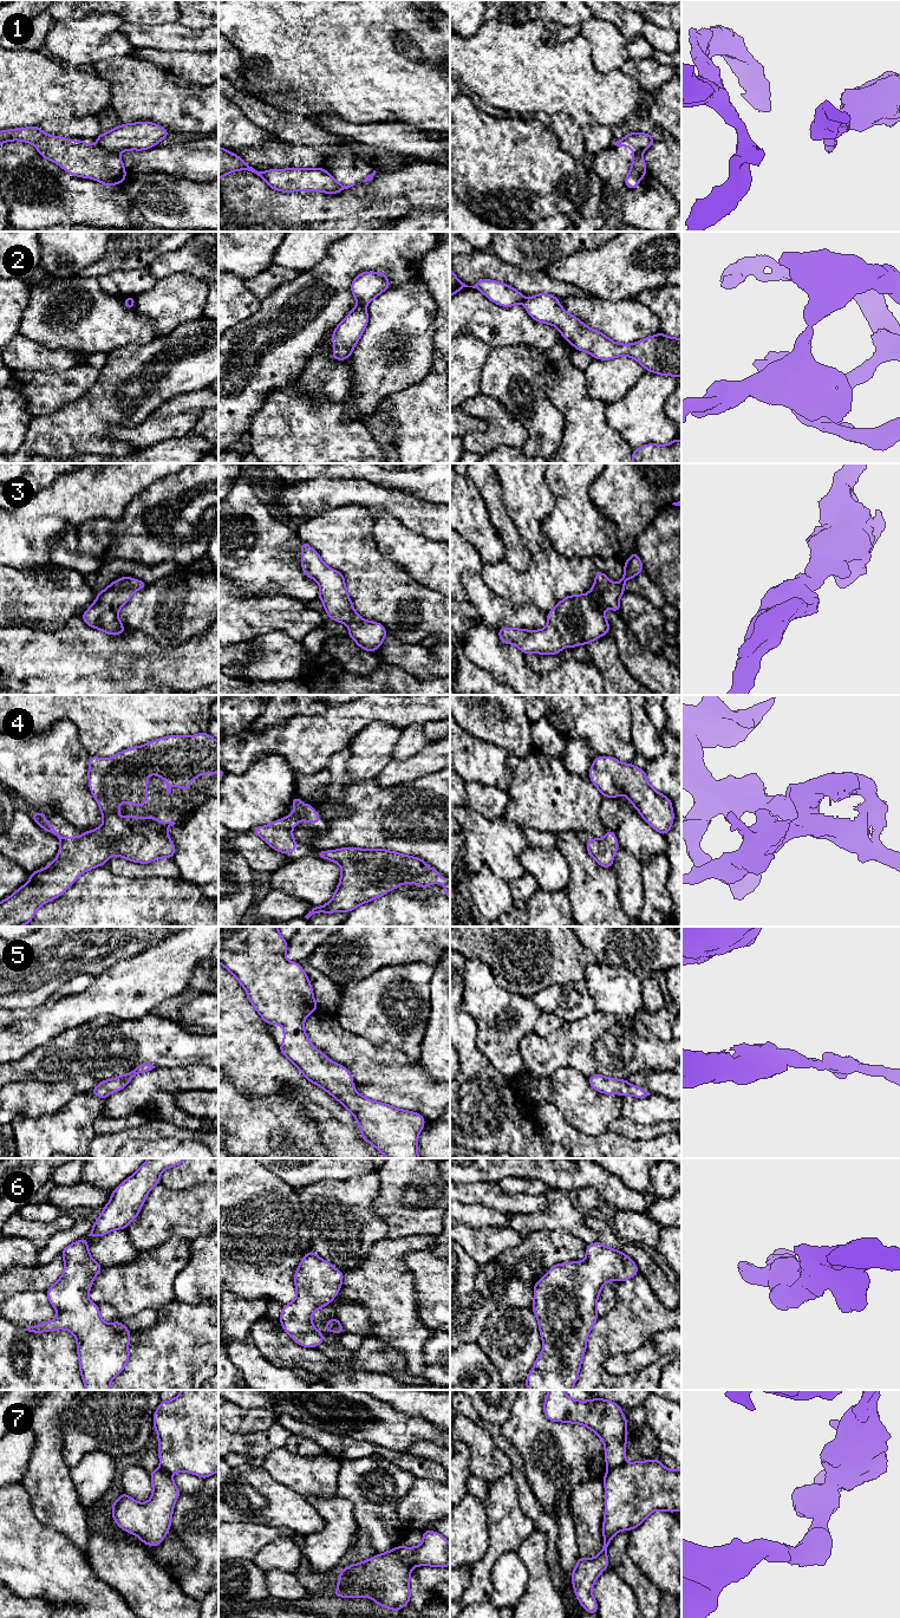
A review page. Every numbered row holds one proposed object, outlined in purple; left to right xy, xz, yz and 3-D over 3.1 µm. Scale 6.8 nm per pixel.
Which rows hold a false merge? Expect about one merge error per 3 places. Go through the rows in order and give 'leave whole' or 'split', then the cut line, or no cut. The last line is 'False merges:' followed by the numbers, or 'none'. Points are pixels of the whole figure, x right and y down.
1: split | xy (97, 143), (109, 153), (117, 155)
2: split | xz (358, 304), (364, 306)
3: leave whole | no cut
4: leave whole | no cut
5: leave whole | no cut
6: leave whole | no cut
7: split | xz (395, 1548), (412, 1567)
False merges: 1, 2, 7

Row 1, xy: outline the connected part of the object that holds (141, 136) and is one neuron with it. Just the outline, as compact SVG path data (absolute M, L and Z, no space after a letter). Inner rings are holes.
M151 122L122 124L109 132L100 134L97 144L111 155L128 150L146 150L171 136L163 126Z

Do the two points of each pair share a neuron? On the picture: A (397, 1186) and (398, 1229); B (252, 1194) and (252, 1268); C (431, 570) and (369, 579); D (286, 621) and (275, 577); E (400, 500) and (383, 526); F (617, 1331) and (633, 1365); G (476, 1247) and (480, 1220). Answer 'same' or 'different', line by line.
A: same
B: same
C: different
D: different
E: different
F: different
G: different

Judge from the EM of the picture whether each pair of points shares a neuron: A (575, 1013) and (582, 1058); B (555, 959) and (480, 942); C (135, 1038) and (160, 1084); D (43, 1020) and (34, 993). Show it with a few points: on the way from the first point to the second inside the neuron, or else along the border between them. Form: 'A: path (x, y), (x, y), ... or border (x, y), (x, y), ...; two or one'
A: border (595, 1009), (574, 1020), (563, 1021); two
B: path (536, 948), (519, 947), (515, 943), (499, 943); one
C: border (156, 1066), (184, 1067); two
D: border (39, 1008), (31, 1013); two

